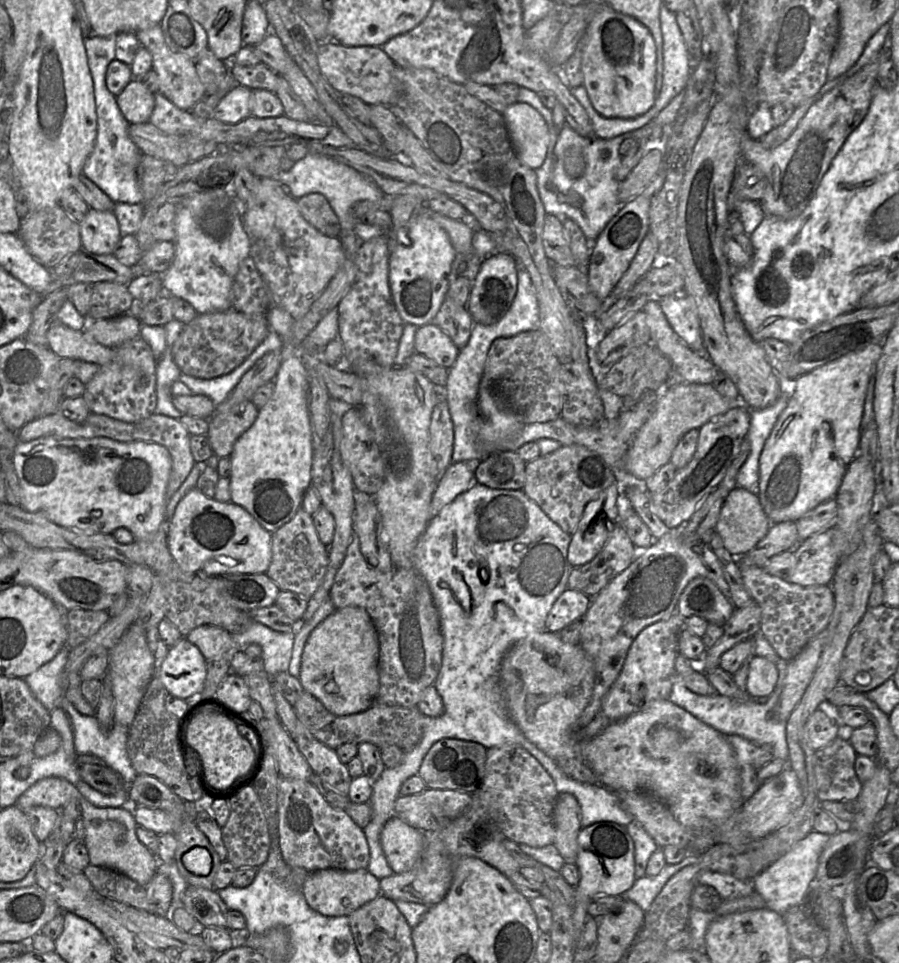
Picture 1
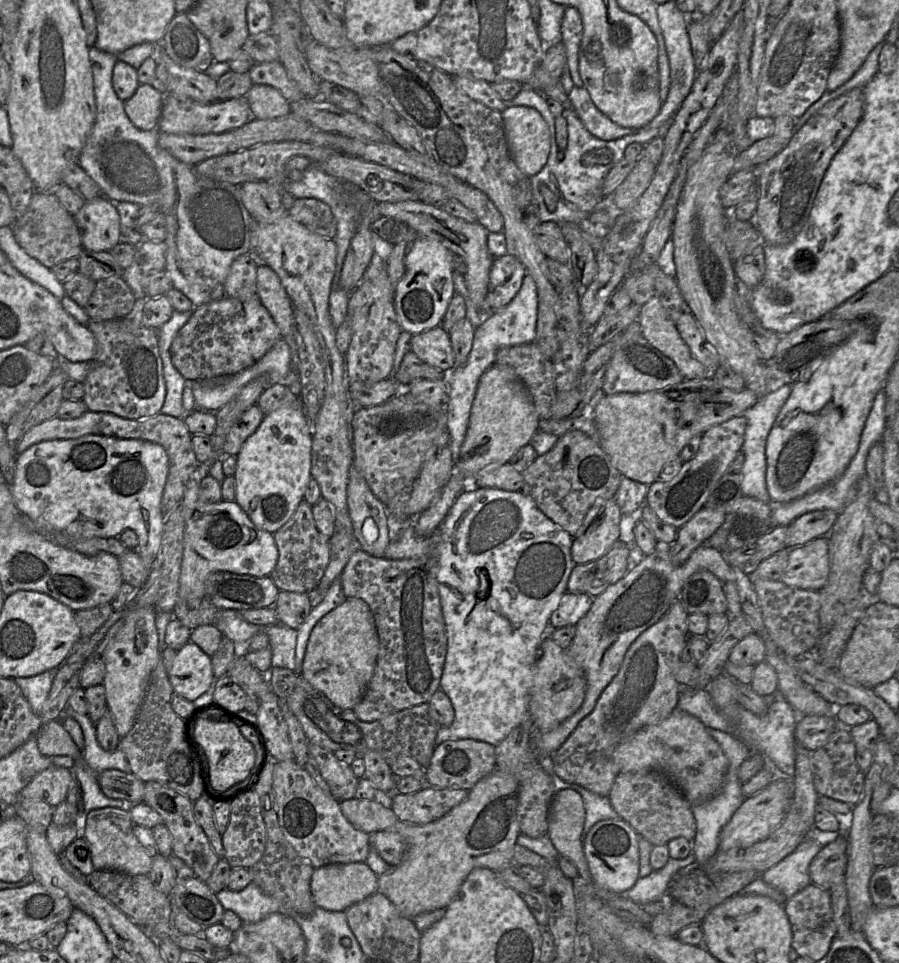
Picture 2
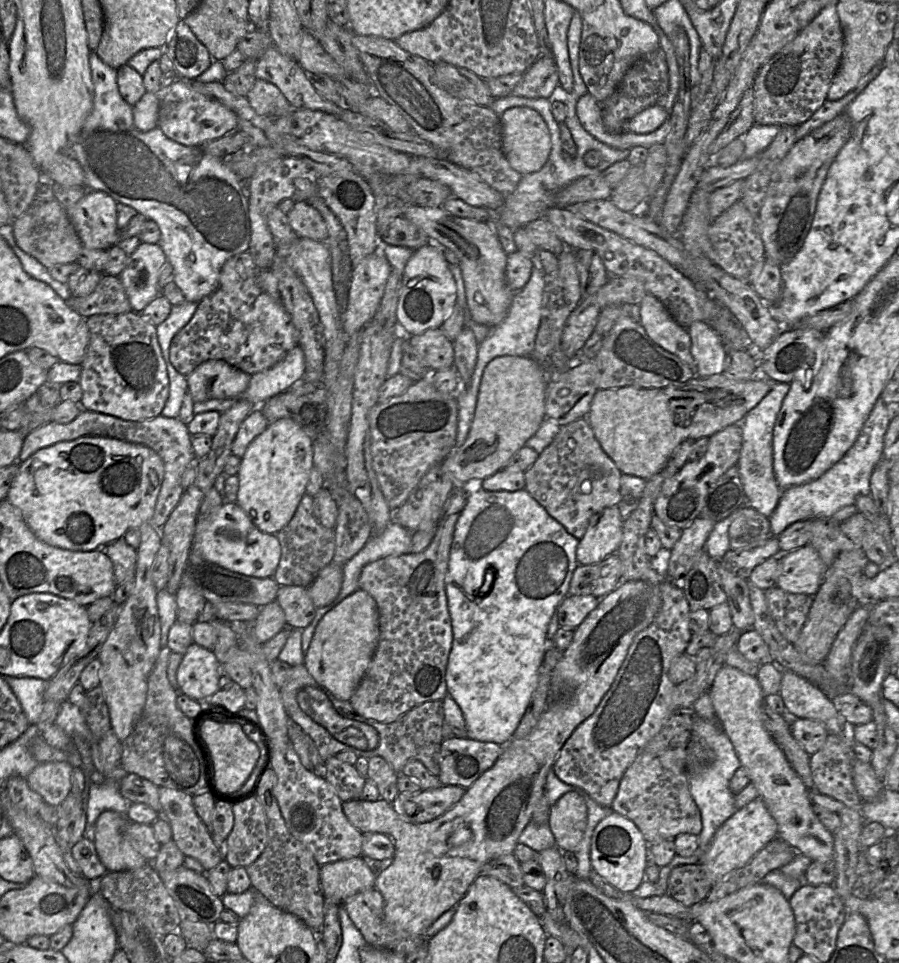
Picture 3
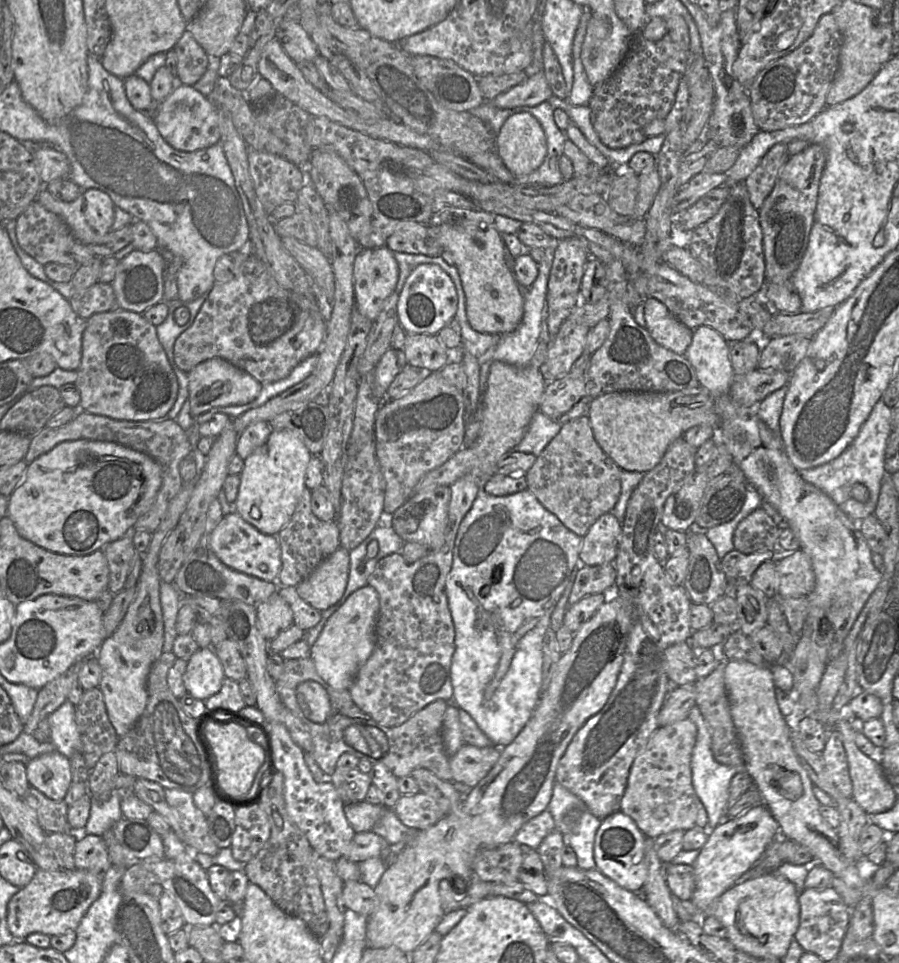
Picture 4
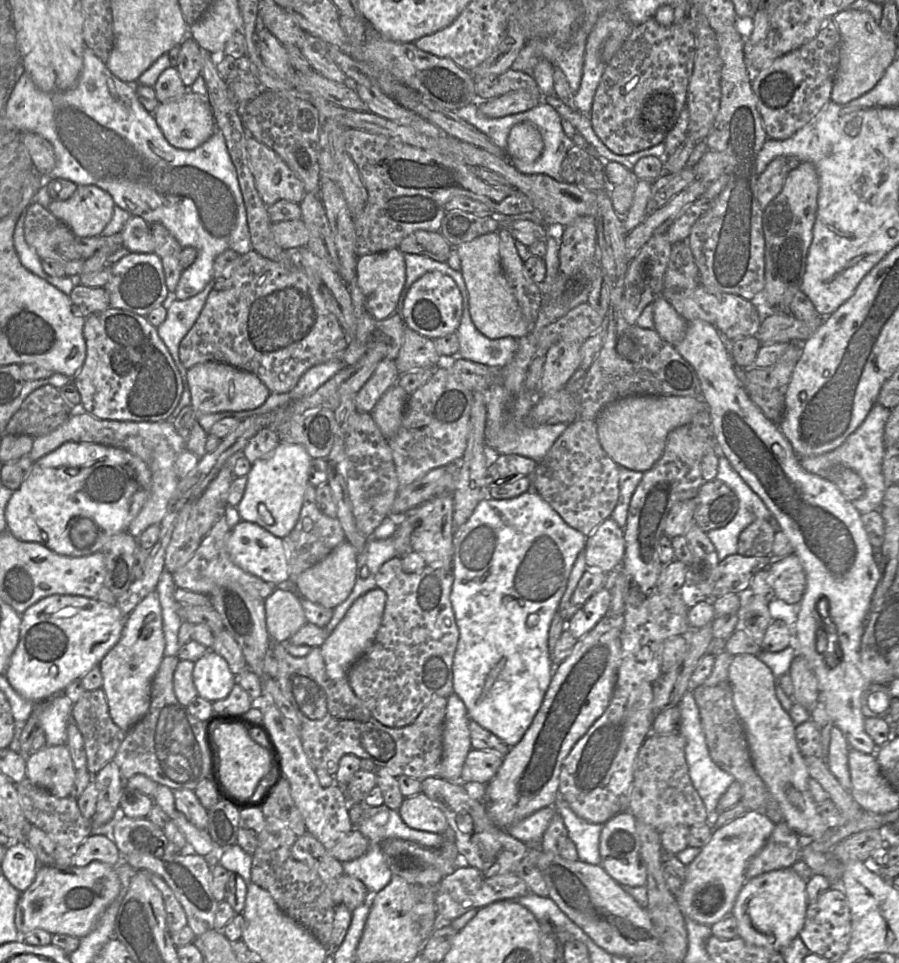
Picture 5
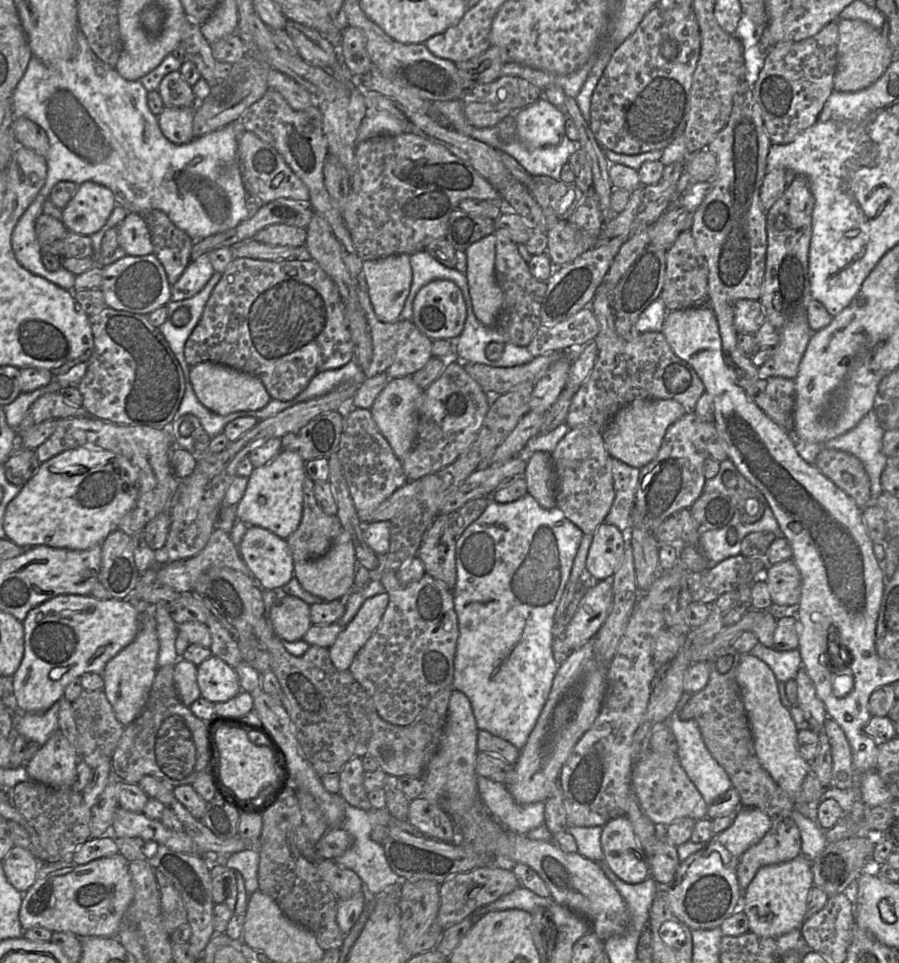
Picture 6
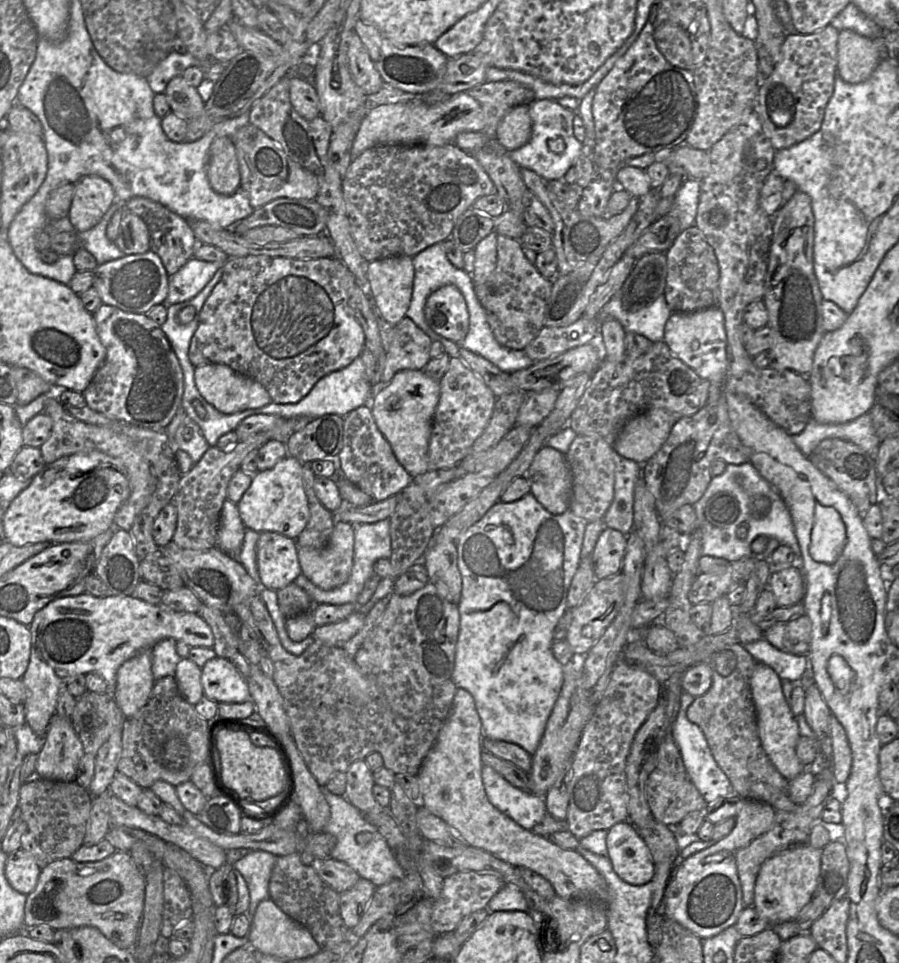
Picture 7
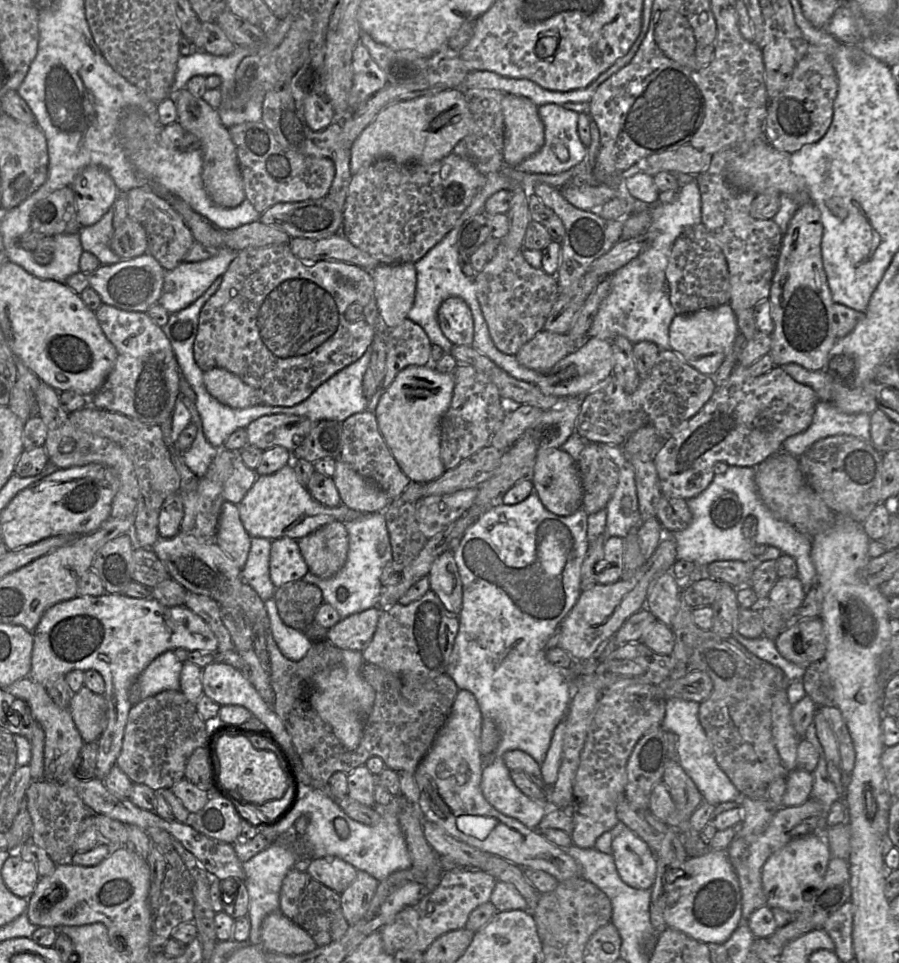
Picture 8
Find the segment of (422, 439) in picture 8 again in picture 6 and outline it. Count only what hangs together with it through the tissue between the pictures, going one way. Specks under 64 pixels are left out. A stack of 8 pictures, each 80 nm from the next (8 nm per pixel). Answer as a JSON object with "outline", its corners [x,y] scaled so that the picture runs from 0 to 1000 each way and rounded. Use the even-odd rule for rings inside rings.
{"outline":[[[457,390],[434,394],[412,424],[420,445],[446,479],[457,468],[463,457],[465,424],[471,405],[458,395]]]}

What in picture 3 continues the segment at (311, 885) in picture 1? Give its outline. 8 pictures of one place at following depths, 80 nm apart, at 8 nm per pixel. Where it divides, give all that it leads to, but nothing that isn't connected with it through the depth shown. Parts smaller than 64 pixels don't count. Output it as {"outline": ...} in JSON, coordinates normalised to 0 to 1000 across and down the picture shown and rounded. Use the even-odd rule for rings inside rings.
{"outline":[[[404,889],[367,895],[355,903],[360,933],[375,940],[398,926],[415,922],[418,910]]]}

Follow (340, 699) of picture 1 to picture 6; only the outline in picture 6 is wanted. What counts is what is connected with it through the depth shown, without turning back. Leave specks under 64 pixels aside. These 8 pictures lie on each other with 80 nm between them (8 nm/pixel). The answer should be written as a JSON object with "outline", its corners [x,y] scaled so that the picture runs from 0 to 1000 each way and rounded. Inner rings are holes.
{"outline":[[[430,615],[409,621],[394,642],[382,651],[370,670],[366,672],[368,686],[376,696],[389,694],[396,679],[423,648],[432,625]]]}

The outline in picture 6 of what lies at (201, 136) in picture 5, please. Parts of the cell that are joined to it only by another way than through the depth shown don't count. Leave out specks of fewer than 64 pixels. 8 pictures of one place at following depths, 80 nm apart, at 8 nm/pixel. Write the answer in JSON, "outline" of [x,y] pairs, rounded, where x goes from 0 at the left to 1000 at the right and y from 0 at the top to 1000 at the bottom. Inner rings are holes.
{"outline":[[[184,110],[176,120],[176,128],[181,140],[191,148],[201,151],[217,144],[215,123],[217,111]]]}

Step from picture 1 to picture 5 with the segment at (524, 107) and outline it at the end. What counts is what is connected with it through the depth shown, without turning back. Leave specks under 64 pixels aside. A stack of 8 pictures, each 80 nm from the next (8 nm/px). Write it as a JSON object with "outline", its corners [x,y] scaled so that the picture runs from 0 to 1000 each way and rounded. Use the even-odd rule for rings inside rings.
{"outline":[[[590,127],[573,129],[565,140],[562,161],[566,166],[591,169],[597,166],[605,154],[598,133]]]}

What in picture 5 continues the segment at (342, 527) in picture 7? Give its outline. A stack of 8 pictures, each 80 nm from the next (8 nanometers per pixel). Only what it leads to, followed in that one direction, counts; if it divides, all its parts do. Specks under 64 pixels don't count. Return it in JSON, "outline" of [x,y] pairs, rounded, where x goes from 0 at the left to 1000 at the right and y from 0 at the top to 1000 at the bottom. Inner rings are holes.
{"outline":[[[386,561],[376,566],[359,582],[337,593],[329,601],[334,618],[350,627],[372,632],[392,614],[397,595],[397,572]]]}

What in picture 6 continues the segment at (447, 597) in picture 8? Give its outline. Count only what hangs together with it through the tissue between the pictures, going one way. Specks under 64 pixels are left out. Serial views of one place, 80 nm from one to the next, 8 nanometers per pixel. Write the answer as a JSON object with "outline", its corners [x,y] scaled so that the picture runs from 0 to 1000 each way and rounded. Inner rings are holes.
{"outline":[[[487,534],[473,552],[464,577],[475,596],[505,612],[507,606],[507,561],[499,546],[501,535]]]}

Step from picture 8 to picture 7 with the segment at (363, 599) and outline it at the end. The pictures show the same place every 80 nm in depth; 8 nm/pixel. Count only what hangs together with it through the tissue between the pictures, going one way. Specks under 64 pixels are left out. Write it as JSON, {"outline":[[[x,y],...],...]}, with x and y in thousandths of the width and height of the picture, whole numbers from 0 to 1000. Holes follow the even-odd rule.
{"outline":[[[427,539],[418,543],[393,545],[394,547],[394,580],[388,601],[385,605],[369,613],[358,613],[350,609],[341,599],[333,597],[327,605],[338,612],[350,627],[379,628],[396,626],[408,602],[417,596],[415,588],[424,579],[433,580],[436,575],[434,541]]]}

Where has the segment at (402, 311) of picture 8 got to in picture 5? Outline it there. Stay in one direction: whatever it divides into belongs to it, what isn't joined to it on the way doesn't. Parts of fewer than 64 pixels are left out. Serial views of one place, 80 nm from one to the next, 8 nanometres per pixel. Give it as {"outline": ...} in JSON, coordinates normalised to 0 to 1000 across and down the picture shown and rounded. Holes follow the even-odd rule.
{"outline":[[[435,259],[398,267],[396,286],[398,297],[406,307],[408,319],[414,328],[419,332],[427,332],[435,328],[439,324],[451,296],[452,276],[449,263],[444,259]]]}

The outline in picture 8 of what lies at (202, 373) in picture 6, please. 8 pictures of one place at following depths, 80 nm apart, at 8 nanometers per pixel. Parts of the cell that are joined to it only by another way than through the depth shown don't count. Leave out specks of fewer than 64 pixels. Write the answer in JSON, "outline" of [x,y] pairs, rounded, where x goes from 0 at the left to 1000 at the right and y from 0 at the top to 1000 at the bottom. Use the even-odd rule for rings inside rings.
{"outline":[[[248,382],[227,385],[226,396],[230,406],[244,417],[257,424],[274,424],[291,420],[285,405],[264,389]]]}

